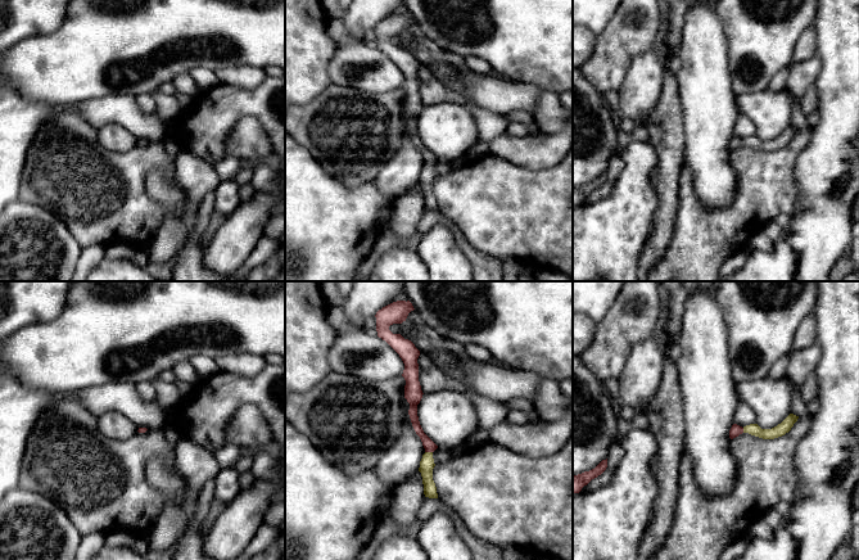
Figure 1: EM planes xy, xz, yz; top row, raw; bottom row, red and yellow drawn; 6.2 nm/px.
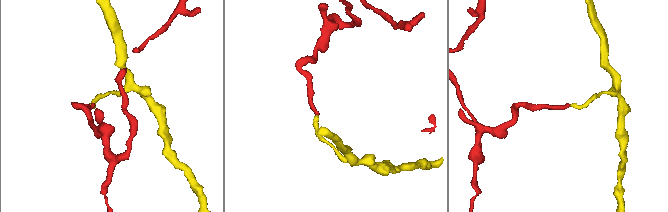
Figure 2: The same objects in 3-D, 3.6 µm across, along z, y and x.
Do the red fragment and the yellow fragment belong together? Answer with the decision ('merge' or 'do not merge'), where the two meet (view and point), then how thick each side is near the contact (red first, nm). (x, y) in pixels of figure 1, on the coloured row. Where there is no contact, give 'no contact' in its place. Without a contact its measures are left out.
do not merge; meets red in xz at (429, 451); 70 nm thick on the red side, 90 nm on the other

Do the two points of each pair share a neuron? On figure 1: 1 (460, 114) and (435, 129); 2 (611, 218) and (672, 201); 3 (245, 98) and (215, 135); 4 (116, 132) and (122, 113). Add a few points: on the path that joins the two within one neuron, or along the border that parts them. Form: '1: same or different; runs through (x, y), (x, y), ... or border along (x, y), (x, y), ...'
1: same; runs through (453, 121), (446, 129), (442, 129)
2: different; border along (652, 175), (658, 208), (649, 233)
3: same; runs through (236, 107), (217, 126)
4: different; border along (98, 129), (109, 123), (118, 123), (138, 140)

